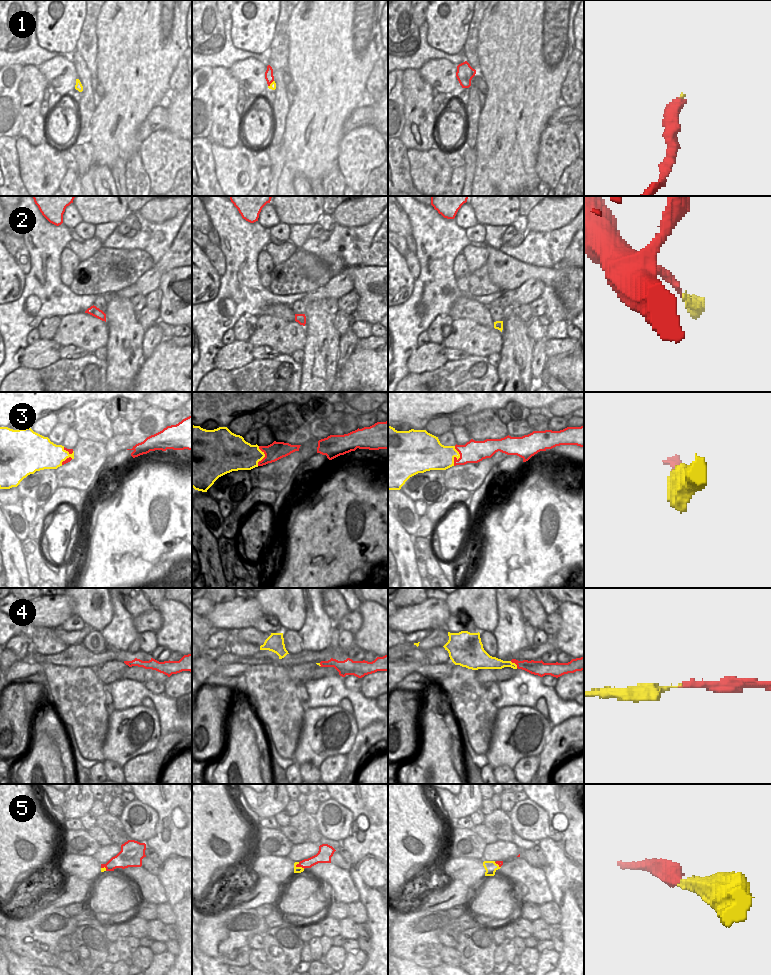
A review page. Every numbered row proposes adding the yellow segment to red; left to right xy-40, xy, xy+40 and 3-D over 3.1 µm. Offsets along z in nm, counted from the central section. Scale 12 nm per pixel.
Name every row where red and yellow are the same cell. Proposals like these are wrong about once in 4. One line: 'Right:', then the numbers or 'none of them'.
Right: 1, 2, 3, 4, 5

